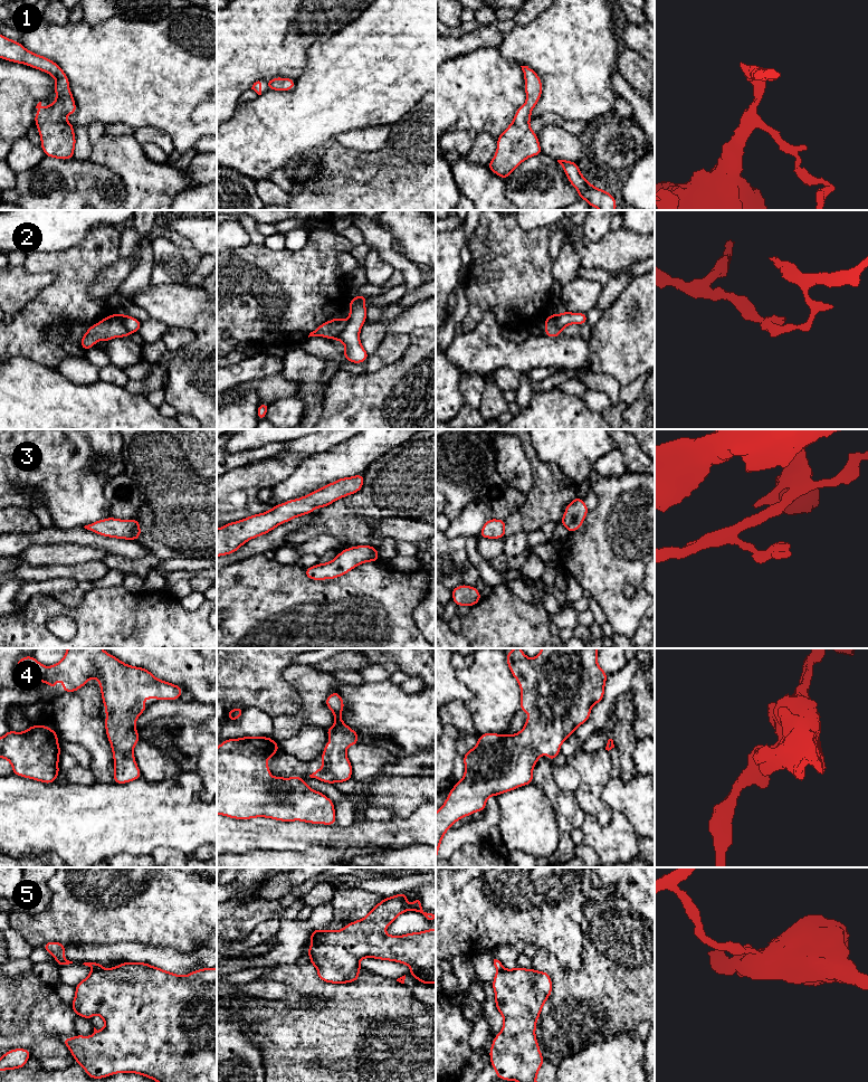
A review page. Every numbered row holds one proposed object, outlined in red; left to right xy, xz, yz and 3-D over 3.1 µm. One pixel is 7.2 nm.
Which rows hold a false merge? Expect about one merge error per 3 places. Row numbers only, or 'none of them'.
2, 5

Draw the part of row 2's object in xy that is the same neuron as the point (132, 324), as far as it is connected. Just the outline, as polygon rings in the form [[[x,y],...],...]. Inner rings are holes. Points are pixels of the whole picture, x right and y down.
[[[118,314],[122,317],[123,324],[128,333],[139,332],[142,322],[133,316],[128,316],[126,314]]]

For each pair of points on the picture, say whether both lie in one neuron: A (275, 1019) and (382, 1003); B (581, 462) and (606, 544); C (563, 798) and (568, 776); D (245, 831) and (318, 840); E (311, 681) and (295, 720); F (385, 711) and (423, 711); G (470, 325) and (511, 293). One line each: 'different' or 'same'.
A: same
B: different
C: different
D: same
E: same
F: same
G: same

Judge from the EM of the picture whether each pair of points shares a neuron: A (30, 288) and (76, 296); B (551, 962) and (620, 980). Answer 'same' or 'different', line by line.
A: different
B: same

